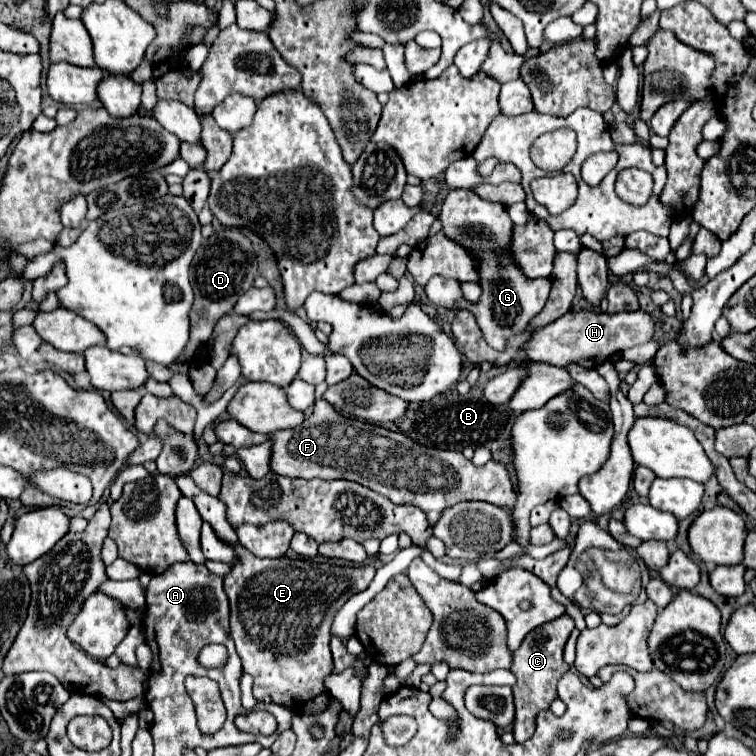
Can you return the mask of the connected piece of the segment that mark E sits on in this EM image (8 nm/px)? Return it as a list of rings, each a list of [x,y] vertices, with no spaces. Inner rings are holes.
[[[179,475],[175,481],[179,491],[193,499],[201,519],[213,527],[215,535],[237,551],[231,571],[223,581],[231,603],[231,637],[243,661],[243,671],[253,675],[253,695],[259,701],[269,695],[273,703],[285,705],[293,713],[321,711],[327,703],[323,679],[333,667],[329,651],[333,617],[347,599],[369,587],[377,567],[347,567],[289,557],[255,557],[237,541],[233,527],[225,519],[225,503],[203,493],[189,475]],[[273,649],[285,649],[285,653]]]

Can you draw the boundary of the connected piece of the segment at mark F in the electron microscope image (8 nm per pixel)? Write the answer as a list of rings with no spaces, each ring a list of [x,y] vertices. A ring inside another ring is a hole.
[[[325,399],[315,401],[313,413],[299,427],[277,431],[275,435],[271,435],[271,441],[273,441],[273,455],[271,455],[273,473],[281,473],[287,477],[299,477],[299,479],[313,479],[313,477],[325,479],[325,481],[347,479],[347,481],[361,483],[373,489],[375,493],[391,499],[397,505],[419,507],[421,511],[425,511],[429,527],[433,527],[439,521],[443,509],[453,507],[459,501],[487,501],[499,507],[509,507],[509,509],[515,507],[517,495],[515,495],[515,489],[511,485],[505,465],[489,461],[487,465],[476,466],[472,460],[463,456],[462,451],[457,451],[457,449],[443,450],[423,447],[411,441],[409,437],[405,437],[403,433],[395,433],[395,431],[383,429],[367,421],[343,417]]]

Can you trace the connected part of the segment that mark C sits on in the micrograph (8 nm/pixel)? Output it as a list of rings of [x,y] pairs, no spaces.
[[[565,613],[545,625],[541,625],[537,631],[529,633],[521,647],[513,653],[511,671],[517,677],[517,683],[513,687],[515,695],[515,721],[513,721],[513,735],[517,743],[525,743],[535,733],[535,717],[539,711],[547,709],[553,699],[557,699],[557,679],[561,677],[561,671],[567,671],[569,665],[563,661],[563,647],[567,637],[573,631],[573,619]]]

